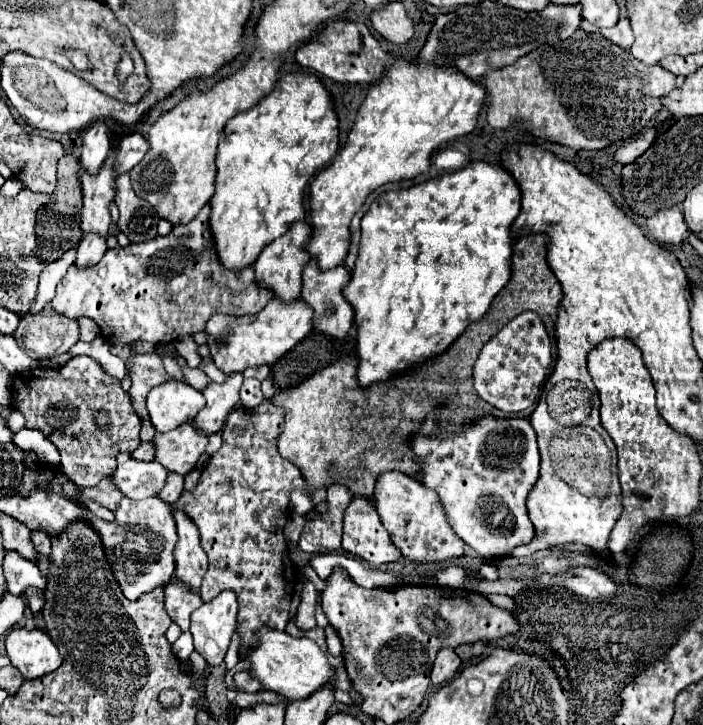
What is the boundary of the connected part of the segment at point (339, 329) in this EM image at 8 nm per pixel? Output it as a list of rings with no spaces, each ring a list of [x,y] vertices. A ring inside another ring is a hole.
[[[311,260],[307,268],[303,270],[303,288],[301,288],[301,300],[313,308],[313,332],[321,332],[325,336],[333,338],[345,338],[351,324],[353,324],[353,308],[343,298],[341,288],[349,282],[351,274],[345,270],[345,266],[337,266],[333,270],[319,270],[317,260]]]

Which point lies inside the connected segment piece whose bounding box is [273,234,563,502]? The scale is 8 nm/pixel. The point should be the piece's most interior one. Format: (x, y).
(335, 432)

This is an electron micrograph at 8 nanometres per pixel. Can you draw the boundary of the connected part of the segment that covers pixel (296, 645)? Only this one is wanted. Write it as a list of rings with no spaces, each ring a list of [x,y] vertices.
[[[261,626],[257,630],[257,636],[261,640],[259,648],[251,650],[249,656],[243,656],[251,662],[249,672],[261,680],[261,684],[267,690],[273,690],[289,700],[305,700],[313,692],[317,692],[323,686],[335,686],[335,668],[329,664],[325,652],[321,646],[309,638],[293,638],[287,632],[279,632],[267,626]]]

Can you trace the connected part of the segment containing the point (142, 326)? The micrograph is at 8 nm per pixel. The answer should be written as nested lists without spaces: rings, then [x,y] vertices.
[[[209,204],[201,208],[201,212],[185,226],[175,226],[173,232],[169,236],[157,236],[153,240],[147,240],[147,242],[141,242],[141,244],[129,244],[129,246],[115,246],[111,250],[105,252],[105,256],[101,258],[99,264],[91,266],[91,268],[75,268],[75,266],[69,266],[67,274],[63,276],[63,280],[57,284],[57,294],[51,302],[51,306],[67,316],[67,318],[75,318],[79,320],[81,316],[87,316],[91,320],[95,320],[95,324],[99,326],[103,338],[107,338],[109,342],[125,342],[125,344],[133,344],[137,340],[143,340],[143,342],[151,342],[151,344],[169,344],[173,342],[177,336],[191,336],[195,332],[201,332],[205,328],[205,322],[215,314],[215,312],[221,312],[221,314],[229,314],[229,316],[247,316],[247,314],[257,314],[259,310],[265,308],[265,304],[273,298],[273,292],[269,292],[267,288],[259,288],[257,282],[255,282],[255,272],[253,272],[253,266],[249,268],[243,268],[243,270],[227,270],[221,266],[221,262],[217,260],[217,252],[215,252],[215,244],[213,244],[213,236],[209,232]]]

